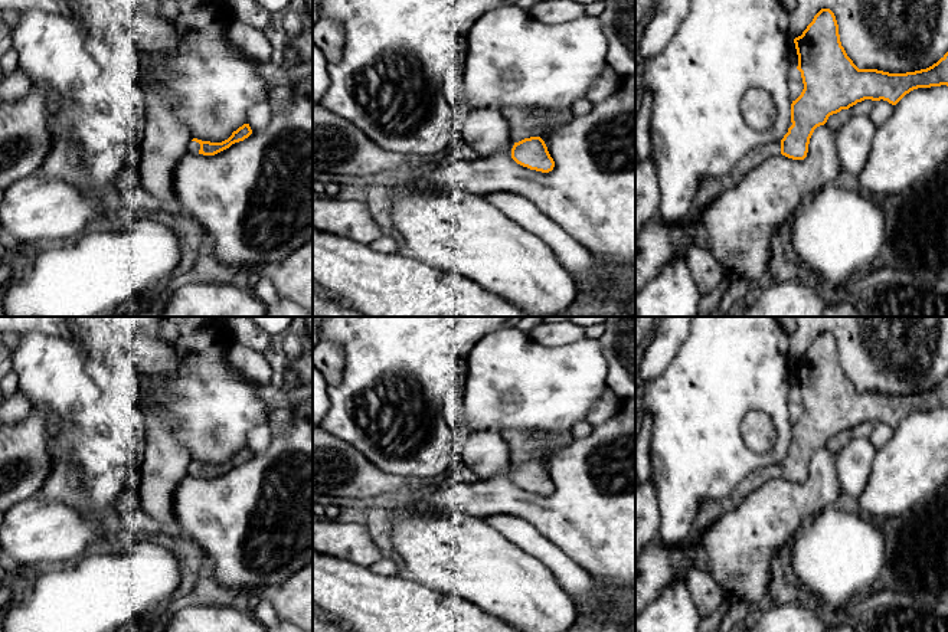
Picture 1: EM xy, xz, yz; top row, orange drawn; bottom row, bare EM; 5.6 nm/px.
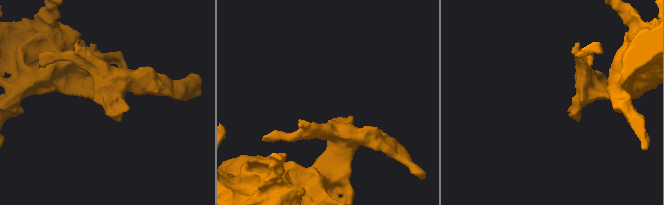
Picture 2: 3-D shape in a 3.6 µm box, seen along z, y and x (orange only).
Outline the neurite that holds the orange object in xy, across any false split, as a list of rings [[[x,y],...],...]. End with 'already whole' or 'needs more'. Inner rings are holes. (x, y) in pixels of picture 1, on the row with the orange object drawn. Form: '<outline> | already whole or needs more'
[[[243,124],[236,131],[232,132],[232,135],[222,141],[222,143],[210,143],[210,141],[202,141],[197,138],[193,138],[189,144],[189,153],[192,154],[203,154],[203,155],[215,155],[226,148],[229,148],[232,144],[243,141],[252,134],[252,130],[249,124]]] | needs more

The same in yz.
[[[821,9],[794,43],[804,89],[791,104],[792,125],[781,141],[754,147],[728,176],[702,179],[693,216],[700,216],[716,196],[738,184],[766,158],[782,154],[804,160],[814,130],[824,125],[830,115],[864,99],[883,99],[896,105],[913,89],[948,86],[948,52],[932,66],[915,72],[859,69],[841,46],[839,24],[830,9]]] | needs more

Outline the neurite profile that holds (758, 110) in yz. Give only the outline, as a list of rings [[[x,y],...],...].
[[[752,88],[743,95],[741,112],[746,124],[756,131],[769,130],[777,118],[774,99],[759,88]]]

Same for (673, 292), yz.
[[[677,258],[635,295],[635,317],[697,317],[700,297],[687,258]]]

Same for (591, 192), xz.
[[[635,75],[622,76],[605,101],[592,104],[585,115],[571,115],[565,122],[550,124],[539,135],[555,161],[549,173],[530,170],[511,158],[513,141],[477,160],[454,160],[444,167],[419,176],[416,187],[424,190],[462,190],[488,196],[493,191],[522,194],[547,217],[582,243],[605,269],[630,271],[635,276]]]

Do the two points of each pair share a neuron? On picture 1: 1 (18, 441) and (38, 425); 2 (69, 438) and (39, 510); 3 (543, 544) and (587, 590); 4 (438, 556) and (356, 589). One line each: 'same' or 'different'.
1: same
2: different
3: same
4: different

